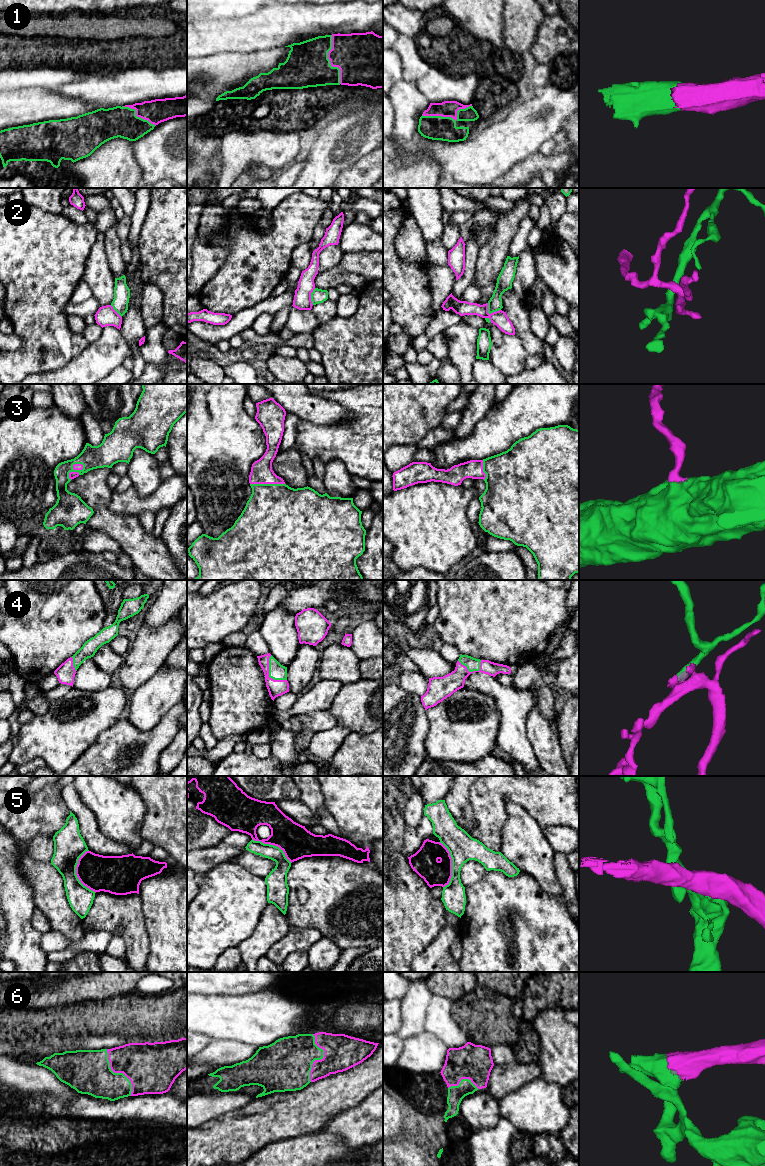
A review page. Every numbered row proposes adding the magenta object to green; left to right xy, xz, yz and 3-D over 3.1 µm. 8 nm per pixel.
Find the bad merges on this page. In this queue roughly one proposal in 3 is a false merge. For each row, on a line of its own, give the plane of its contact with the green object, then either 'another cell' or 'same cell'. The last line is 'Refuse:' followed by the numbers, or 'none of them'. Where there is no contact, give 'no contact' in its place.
1: contact in yz; same cell
2: contact in yz; another cell
3: contact in xz; same cell
4: contact in xz; same cell
5: contact in xy; another cell
6: contact in xz; same cell
Refuse: 2, 5

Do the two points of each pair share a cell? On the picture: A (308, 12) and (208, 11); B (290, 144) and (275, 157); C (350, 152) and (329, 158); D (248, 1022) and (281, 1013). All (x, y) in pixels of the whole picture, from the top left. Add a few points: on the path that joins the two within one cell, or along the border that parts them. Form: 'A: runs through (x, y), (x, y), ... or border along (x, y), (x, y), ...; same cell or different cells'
A: border along (256, 10), (243, 16), (231, 17); different cells
B: runs through (286, 148), (279, 153); same cell
C: runs through (345, 152), (334, 153); same cell
D: runs through (256, 1019), (273, 1015); same cell

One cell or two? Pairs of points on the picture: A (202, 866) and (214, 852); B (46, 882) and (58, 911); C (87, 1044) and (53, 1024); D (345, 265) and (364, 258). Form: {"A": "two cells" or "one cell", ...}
{"A": "one cell", "B": "one cell", "C": "two cells", "D": "one cell"}

